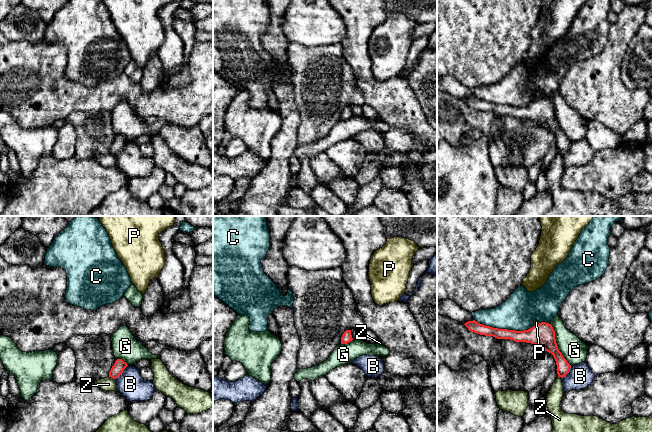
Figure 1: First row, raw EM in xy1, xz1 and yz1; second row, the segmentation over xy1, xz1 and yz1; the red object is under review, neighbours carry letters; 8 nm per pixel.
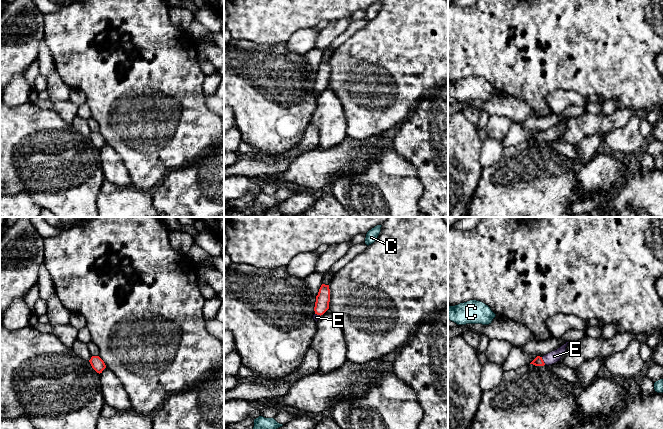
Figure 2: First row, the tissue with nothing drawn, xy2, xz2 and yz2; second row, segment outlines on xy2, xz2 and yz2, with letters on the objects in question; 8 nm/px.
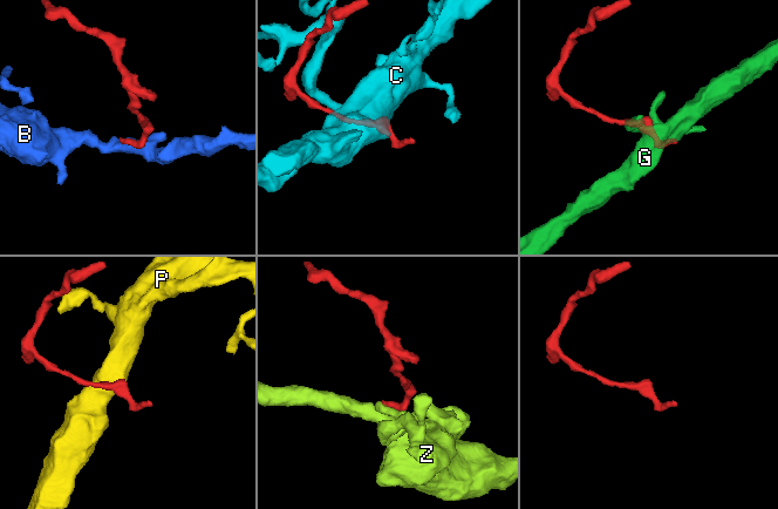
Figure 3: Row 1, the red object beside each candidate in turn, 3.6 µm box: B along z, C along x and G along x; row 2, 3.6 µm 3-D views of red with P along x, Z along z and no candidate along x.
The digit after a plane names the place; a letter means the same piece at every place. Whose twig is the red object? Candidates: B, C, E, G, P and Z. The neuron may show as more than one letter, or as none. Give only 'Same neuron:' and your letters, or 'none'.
Same neuron: E

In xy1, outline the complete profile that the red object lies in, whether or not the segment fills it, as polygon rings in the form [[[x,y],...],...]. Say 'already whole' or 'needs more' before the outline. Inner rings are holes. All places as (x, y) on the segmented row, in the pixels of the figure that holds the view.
already whole; [[[117,359],[109,372],[109,377],[113,379],[118,378],[127,366],[127,363],[122,359]]]

